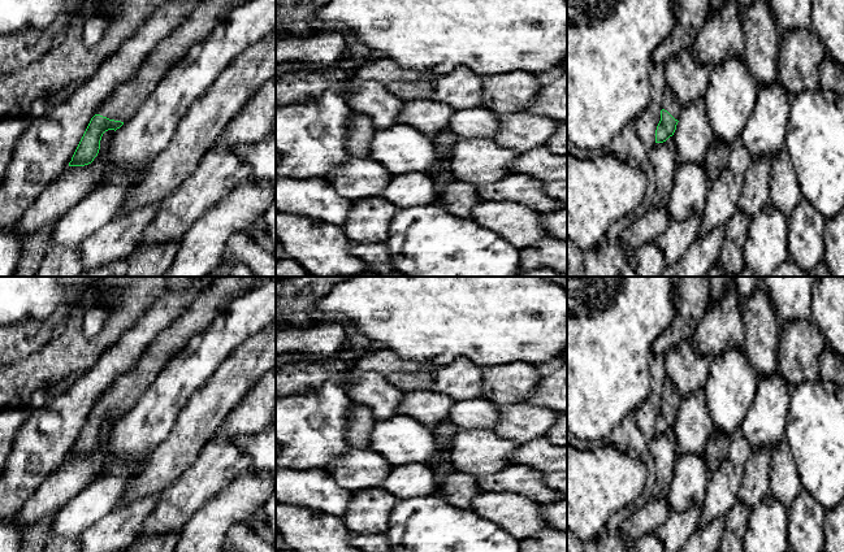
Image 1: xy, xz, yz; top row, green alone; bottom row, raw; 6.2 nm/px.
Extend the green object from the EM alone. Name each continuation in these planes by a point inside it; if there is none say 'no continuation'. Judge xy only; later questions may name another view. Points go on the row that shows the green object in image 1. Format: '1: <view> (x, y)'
1: xy (125, 100)

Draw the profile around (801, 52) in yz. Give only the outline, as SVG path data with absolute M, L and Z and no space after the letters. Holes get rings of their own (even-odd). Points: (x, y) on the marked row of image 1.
M813 29L792 30L782 38L778 55L778 81L784 87L789 101L802 91L817 90L821 86L819 65L824 56L824 45Z

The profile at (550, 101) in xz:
M567 71L540 88L527 113L567 121Z

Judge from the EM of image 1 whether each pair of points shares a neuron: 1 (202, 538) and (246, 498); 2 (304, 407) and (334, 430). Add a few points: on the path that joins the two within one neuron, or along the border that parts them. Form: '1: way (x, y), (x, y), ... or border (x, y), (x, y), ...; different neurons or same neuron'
1: way (212, 527), (236, 504); same neuron
2: way (314, 407), (320, 407), (334, 421); same neuron

